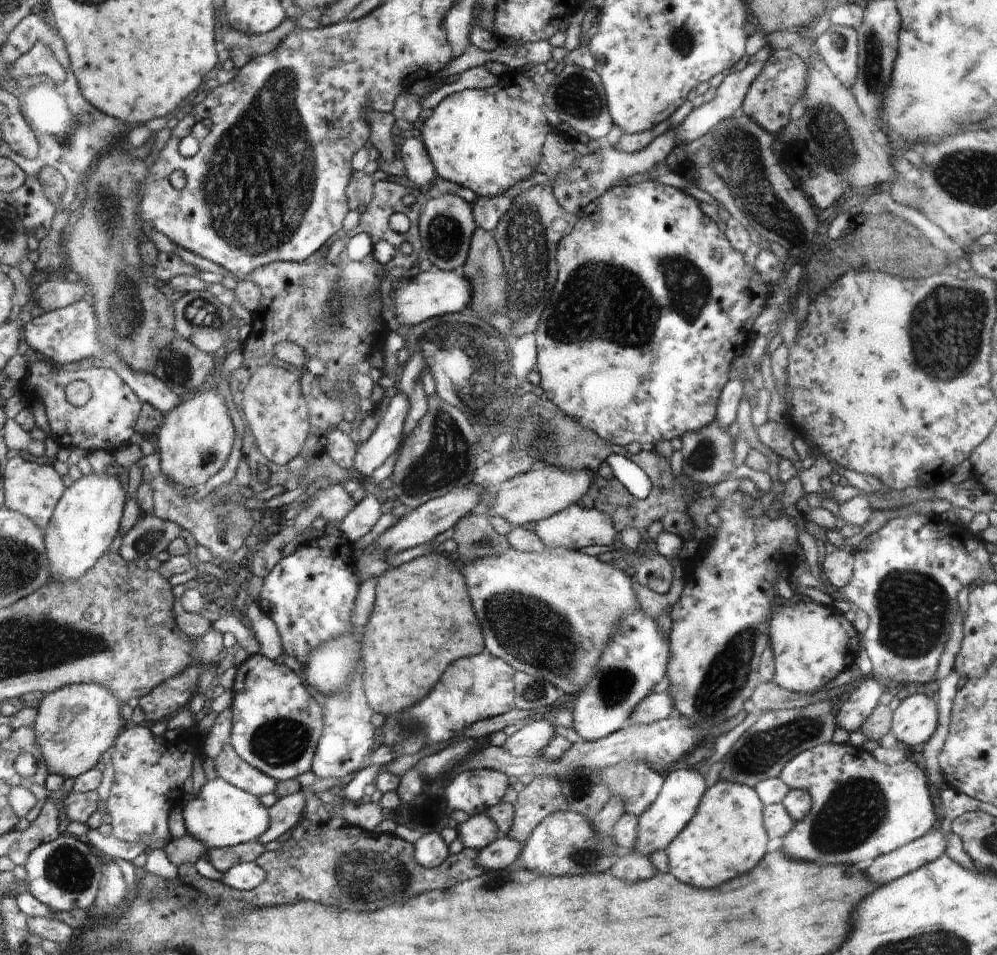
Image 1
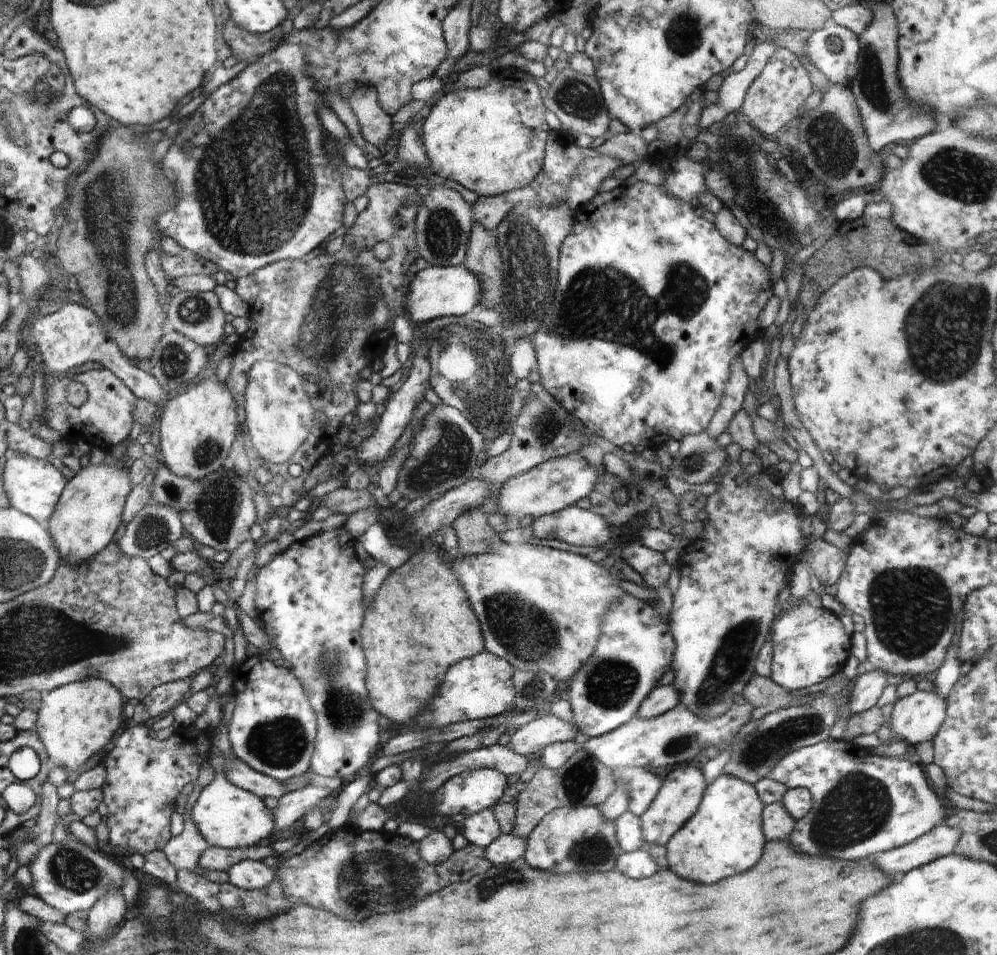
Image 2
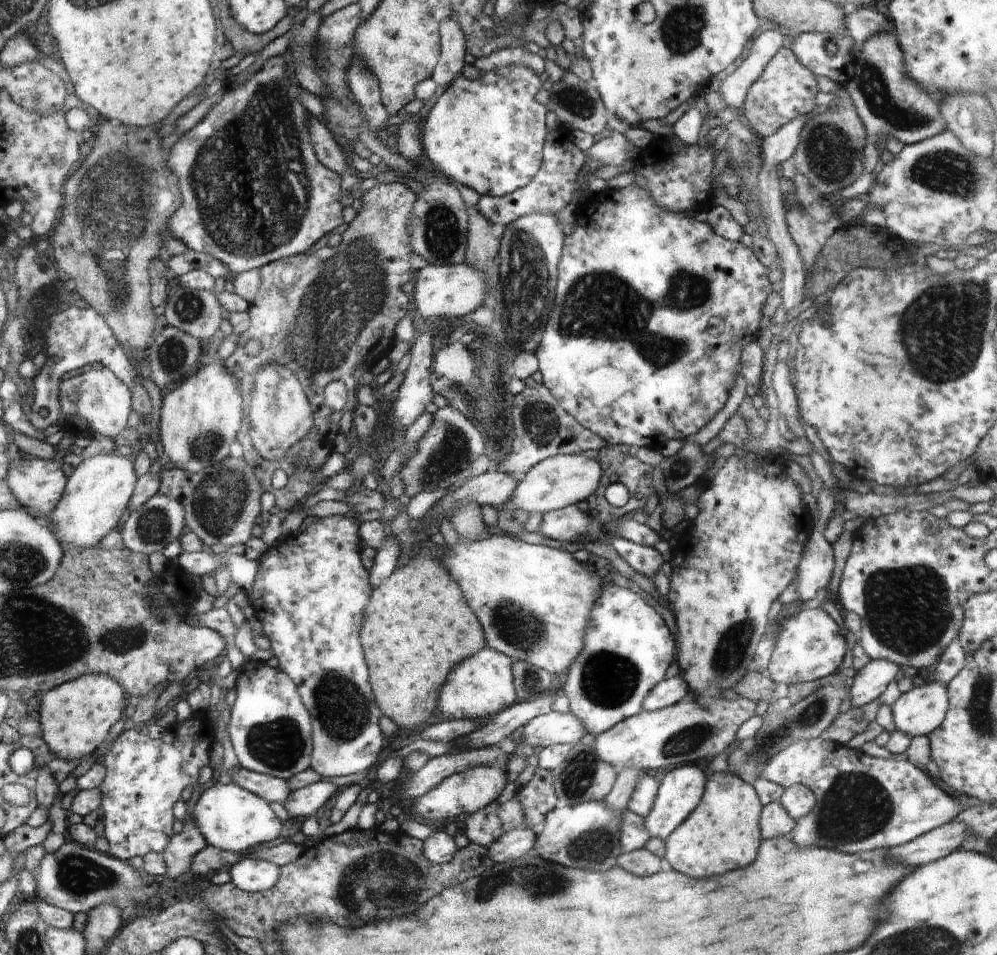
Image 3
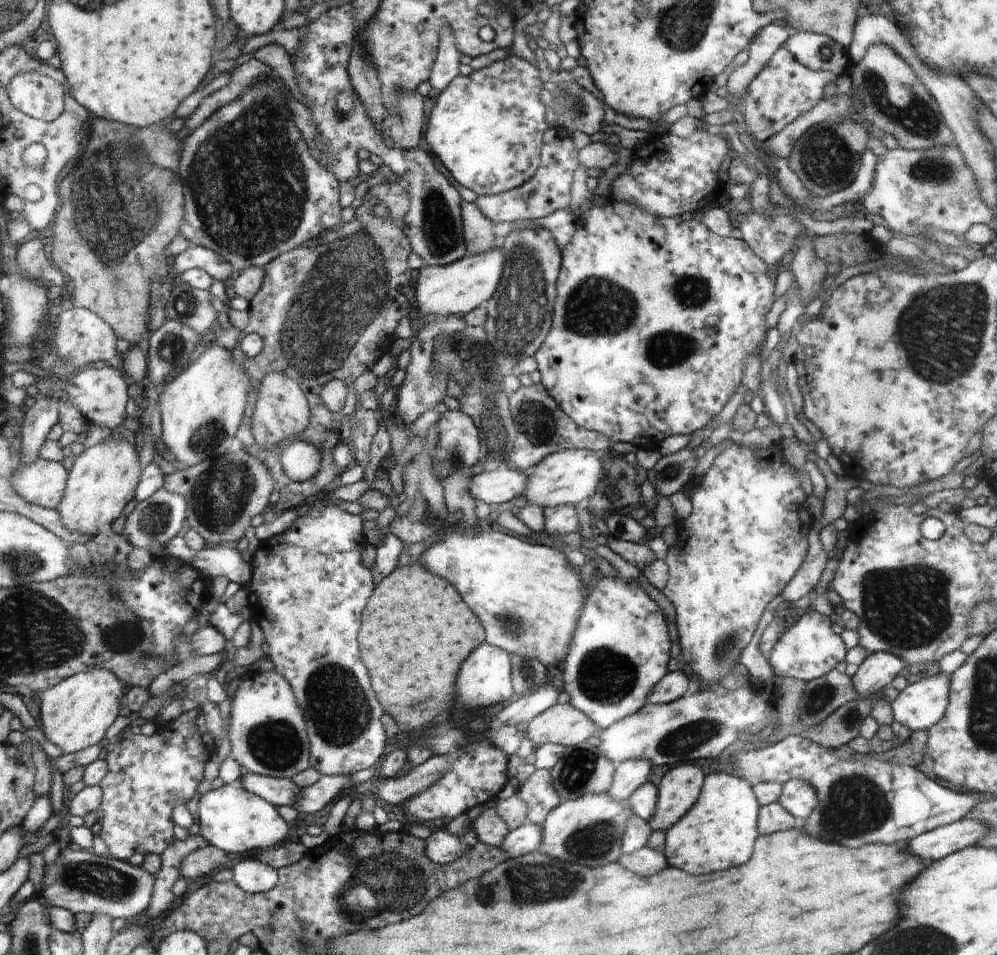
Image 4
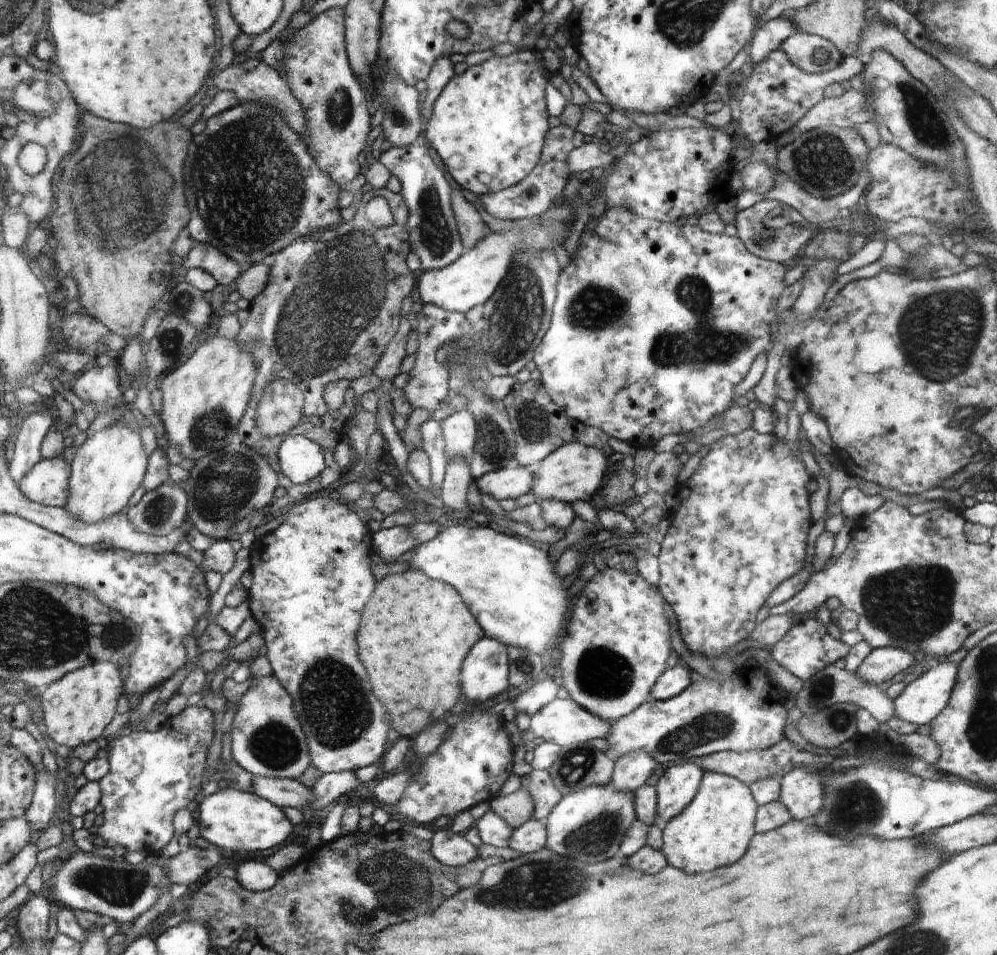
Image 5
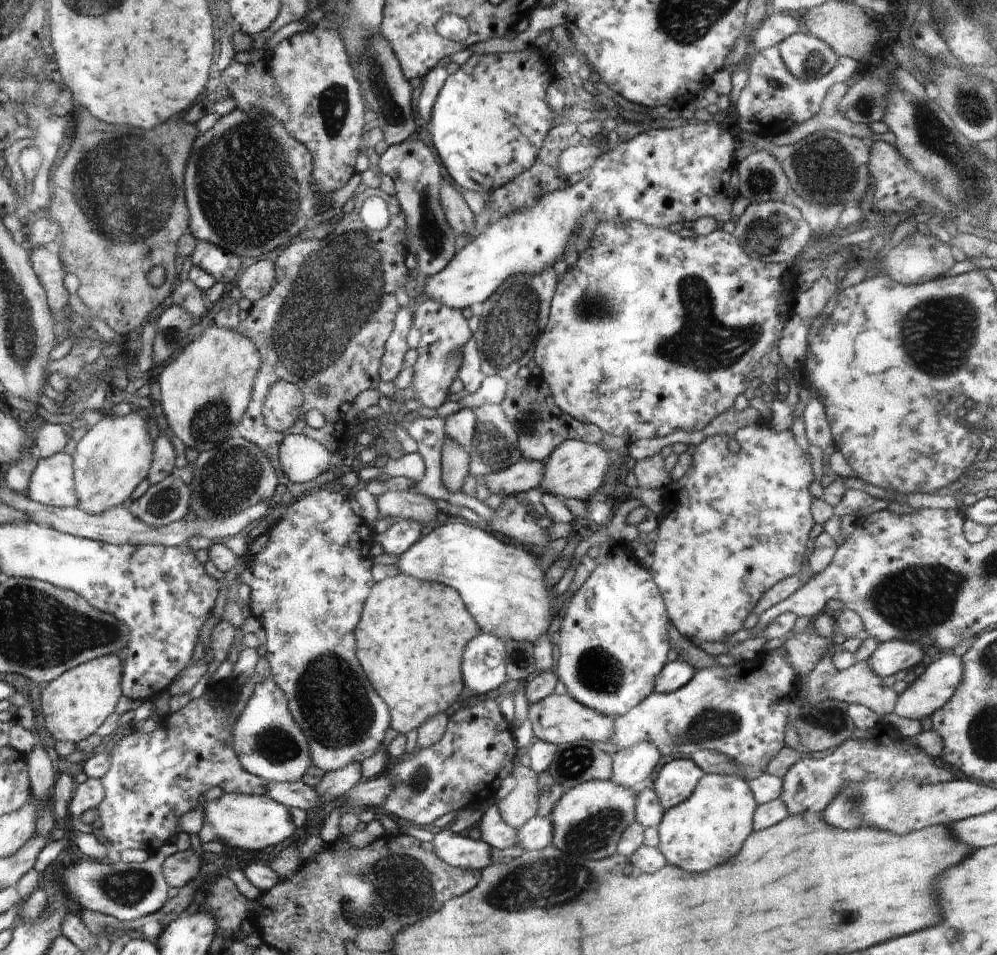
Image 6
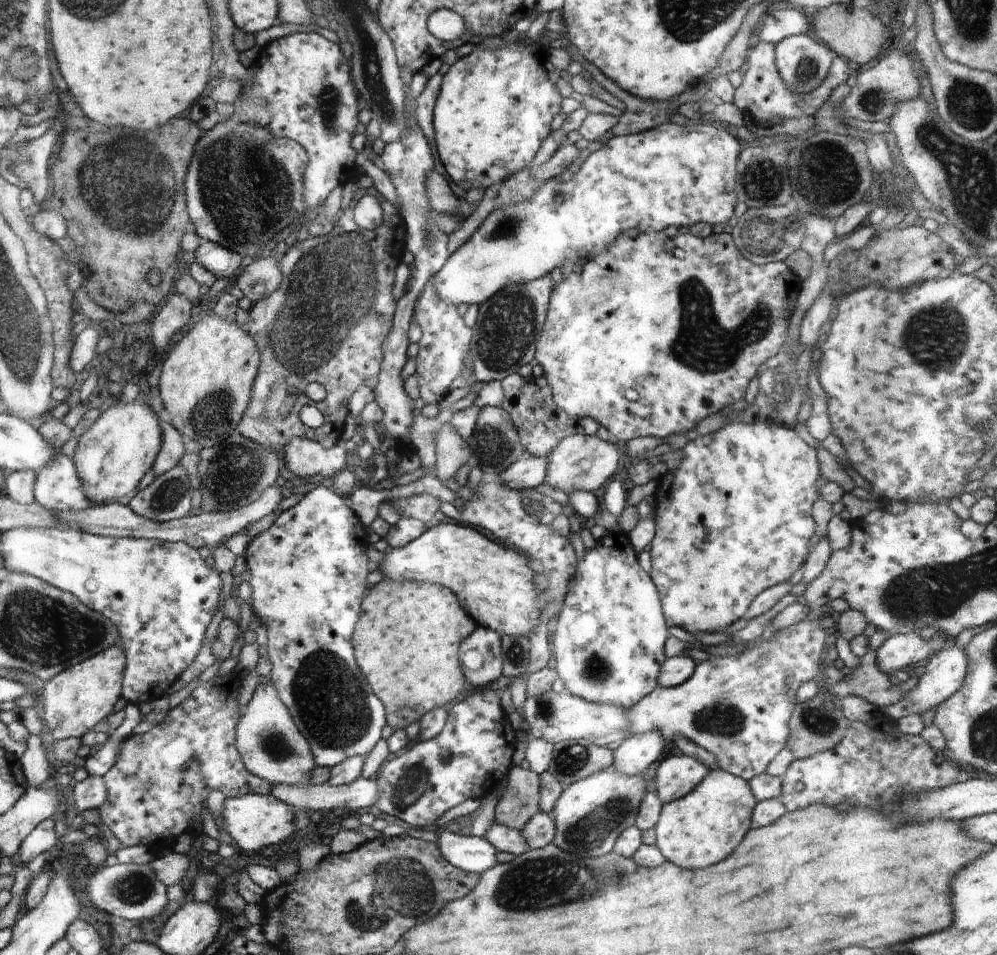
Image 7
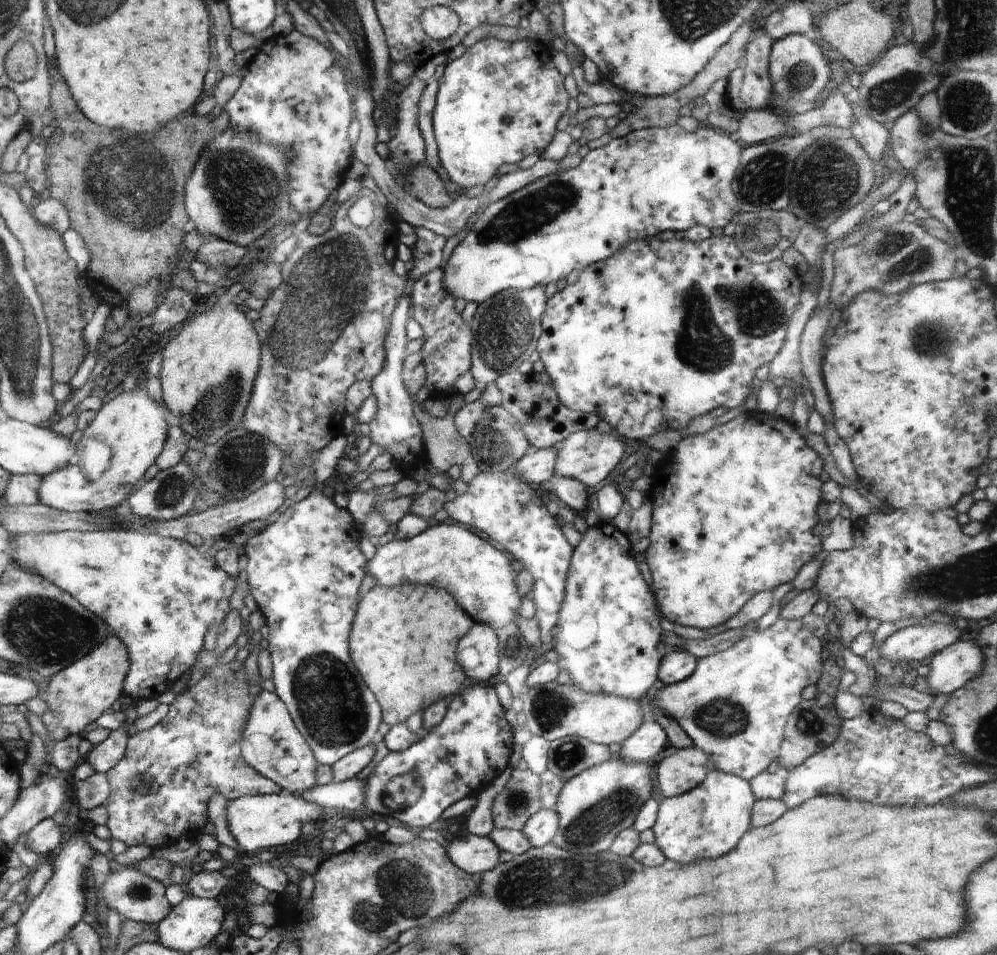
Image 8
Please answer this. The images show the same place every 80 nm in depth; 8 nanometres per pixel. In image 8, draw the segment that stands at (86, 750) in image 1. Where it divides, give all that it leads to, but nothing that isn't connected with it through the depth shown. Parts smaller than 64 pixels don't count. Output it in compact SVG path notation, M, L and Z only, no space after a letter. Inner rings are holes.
M113 635L104 643L100 643L91 655L64 668L60 676L51 676L44 697L47 708L41 719L53 742L64 740L72 734L80 734L90 722L94 722L102 712L106 712L120 698L130 666L127 645L118 636Z

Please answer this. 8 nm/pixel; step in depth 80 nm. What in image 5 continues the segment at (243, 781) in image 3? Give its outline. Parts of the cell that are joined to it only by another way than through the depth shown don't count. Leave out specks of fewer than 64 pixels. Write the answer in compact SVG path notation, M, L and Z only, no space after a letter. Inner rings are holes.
M255 776L251 791L280 808L288 806L302 810L313 801L312 791L298 782L298 779Z

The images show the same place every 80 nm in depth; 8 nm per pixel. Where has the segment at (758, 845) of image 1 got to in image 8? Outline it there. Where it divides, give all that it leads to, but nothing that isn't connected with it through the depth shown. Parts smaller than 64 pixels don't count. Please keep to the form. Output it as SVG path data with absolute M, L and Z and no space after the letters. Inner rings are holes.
M716 770L708 772L700 786L659 804L658 818L652 830L656 846L667 859L686 864L698 858L718 858L728 854L751 827L754 806L749 780Z

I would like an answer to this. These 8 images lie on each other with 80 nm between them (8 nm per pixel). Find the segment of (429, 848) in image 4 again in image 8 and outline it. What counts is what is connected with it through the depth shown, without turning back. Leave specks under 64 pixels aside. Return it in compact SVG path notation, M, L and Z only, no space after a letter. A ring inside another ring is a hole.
M470 833L462 838L447 834L443 848L450 862L468 873L482 874L491 871L499 863L500 850L488 836Z

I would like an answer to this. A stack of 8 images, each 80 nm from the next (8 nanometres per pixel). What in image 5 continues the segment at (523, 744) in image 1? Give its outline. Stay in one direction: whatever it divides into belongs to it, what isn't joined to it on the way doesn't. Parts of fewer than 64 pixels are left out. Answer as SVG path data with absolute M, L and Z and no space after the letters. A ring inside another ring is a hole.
M556 698L530 717L530 729L536 741L552 741L561 747L586 744L593 738L607 738L611 724L580 708L572 699Z

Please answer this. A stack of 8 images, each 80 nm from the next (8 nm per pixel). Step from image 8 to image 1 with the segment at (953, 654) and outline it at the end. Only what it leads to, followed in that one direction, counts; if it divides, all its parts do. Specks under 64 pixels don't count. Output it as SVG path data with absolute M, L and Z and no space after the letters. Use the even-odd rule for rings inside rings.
M924 694L906 697L893 711L890 732L901 742L905 750L918 744L926 744L936 732L939 708L936 699Z

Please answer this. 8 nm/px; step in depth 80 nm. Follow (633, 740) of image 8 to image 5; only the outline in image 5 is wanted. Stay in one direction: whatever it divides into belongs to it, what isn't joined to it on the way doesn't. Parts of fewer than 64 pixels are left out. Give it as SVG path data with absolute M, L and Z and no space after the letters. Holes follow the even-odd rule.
M632 751L621 757L614 758L615 765L610 786L617 791L634 792L646 785L652 776L657 762L644 751Z

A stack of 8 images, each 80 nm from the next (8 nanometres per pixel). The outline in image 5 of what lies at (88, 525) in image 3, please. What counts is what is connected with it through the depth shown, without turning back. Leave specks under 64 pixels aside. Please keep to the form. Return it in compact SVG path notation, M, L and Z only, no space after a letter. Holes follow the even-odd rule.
M128 426L100 429L78 447L71 463L70 496L64 508L76 519L90 524L110 518L128 504L146 472L146 454L140 444L139 430L134 432Z

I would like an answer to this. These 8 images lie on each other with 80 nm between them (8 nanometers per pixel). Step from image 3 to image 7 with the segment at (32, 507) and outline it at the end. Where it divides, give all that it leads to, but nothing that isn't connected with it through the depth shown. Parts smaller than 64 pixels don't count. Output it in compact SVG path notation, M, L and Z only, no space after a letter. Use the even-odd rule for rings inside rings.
M60 452L54 460L36 472L35 502L53 512L75 511L93 506L81 486L74 460Z

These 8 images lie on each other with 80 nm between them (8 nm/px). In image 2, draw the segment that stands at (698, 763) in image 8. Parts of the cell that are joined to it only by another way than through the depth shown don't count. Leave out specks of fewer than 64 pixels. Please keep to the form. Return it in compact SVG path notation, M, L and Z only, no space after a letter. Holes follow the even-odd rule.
M692 764L691 766L678 766L669 772L661 782L659 793L652 804L644 811L644 814L639 816L642 827L642 848L647 850L648 846L652 845L664 847L671 836L680 830L698 810L706 787L702 771Z

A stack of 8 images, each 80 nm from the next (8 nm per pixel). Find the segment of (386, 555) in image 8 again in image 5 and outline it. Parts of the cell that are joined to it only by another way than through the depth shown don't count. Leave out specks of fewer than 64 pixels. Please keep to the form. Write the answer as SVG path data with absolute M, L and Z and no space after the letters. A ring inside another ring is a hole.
M458 524L440 531L432 540L416 545L408 562L410 569L422 570L434 580L452 584L462 596L466 608L478 620L487 639L497 640L510 647L530 649L537 655L542 655L546 650L554 656L560 652L560 638L564 636L569 623L572 602L568 595L569 587L564 583L564 578L556 573L556 561L552 560L546 546L508 531L497 531L491 525L478 524L477 528L471 528Z

